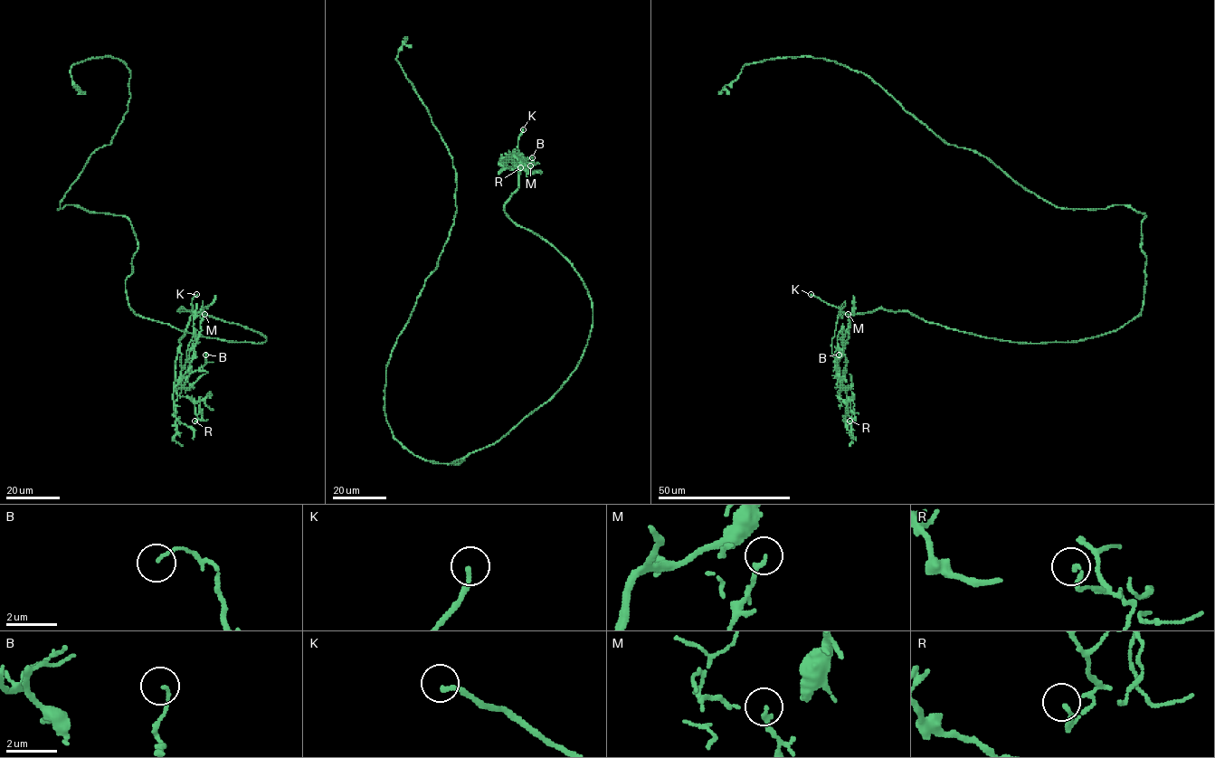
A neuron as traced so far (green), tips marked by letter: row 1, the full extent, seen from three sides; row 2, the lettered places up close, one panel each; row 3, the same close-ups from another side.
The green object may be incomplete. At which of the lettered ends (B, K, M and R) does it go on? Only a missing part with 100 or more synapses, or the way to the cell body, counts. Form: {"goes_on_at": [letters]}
{"goes_on_at": ["K"]}

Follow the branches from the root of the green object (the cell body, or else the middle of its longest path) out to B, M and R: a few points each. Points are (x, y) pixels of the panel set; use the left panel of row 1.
B: (133, 257), (136, 314), (266, 337), (178, 309), (194, 314), (181, 378), (205, 355)
M: (133, 257), (125, 290), (136, 314), (202, 336), (266, 340), (182, 307), (194, 314), (182, 366), (204, 314)
R: (133, 257), (136, 314), (266, 337), (177, 310), (194, 314), (176, 393), (194, 421)

